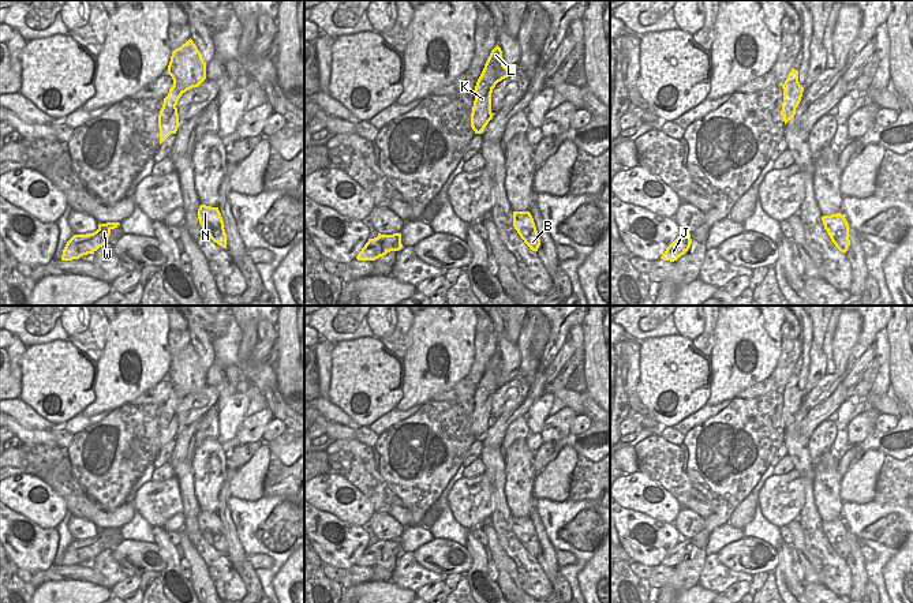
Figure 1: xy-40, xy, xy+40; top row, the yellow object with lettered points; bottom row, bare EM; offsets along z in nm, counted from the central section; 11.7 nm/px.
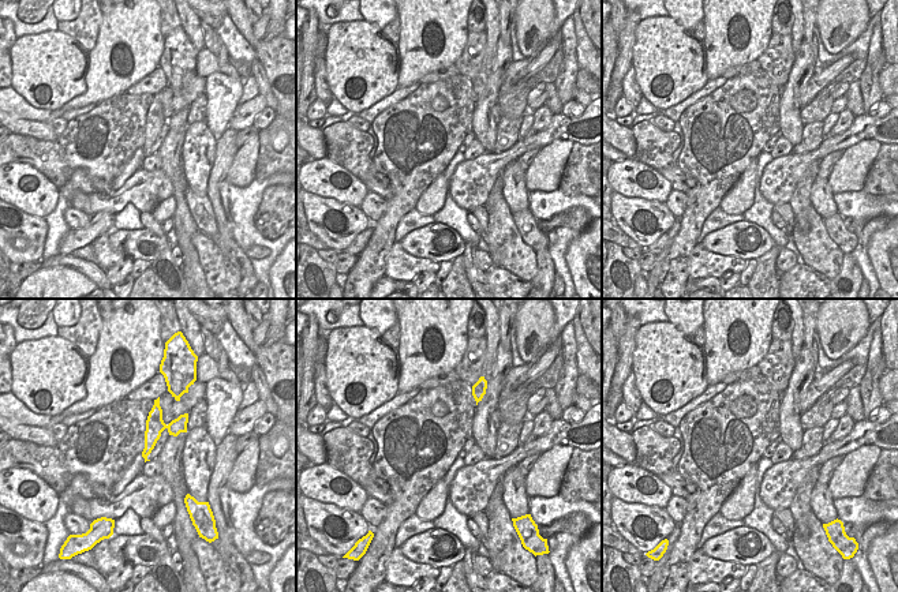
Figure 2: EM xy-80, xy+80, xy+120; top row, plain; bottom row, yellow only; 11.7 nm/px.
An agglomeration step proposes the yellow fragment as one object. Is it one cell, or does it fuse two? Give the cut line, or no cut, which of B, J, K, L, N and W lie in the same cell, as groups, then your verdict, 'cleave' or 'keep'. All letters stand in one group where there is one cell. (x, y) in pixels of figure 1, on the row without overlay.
cut in xy-40 along (164, 405), (178, 433); B K L N / J W; cleave

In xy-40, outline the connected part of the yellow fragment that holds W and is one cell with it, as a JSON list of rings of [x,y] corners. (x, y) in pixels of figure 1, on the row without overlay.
[[[119,528],[100,529],[98,535],[93,539],[74,540],[63,555],[61,566],[79,565],[83,561],[94,559],[106,548],[111,536],[119,531]]]

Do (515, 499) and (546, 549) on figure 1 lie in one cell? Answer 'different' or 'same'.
different

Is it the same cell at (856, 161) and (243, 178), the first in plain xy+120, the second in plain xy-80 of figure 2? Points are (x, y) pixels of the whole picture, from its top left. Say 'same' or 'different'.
same

